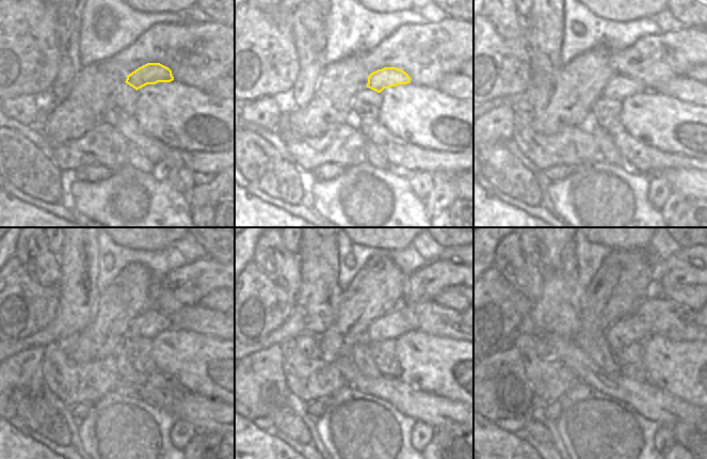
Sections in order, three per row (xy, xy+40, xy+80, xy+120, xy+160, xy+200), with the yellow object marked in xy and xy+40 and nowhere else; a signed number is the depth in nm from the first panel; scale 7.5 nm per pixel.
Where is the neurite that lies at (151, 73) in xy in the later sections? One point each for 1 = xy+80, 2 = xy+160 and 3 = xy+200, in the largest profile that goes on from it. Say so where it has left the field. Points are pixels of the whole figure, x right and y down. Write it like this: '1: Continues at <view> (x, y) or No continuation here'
1: Continues at xy+80 (621, 85)
2: Continues at xy+160 (394, 325)
3: Continues at xy+200 (632, 329)

